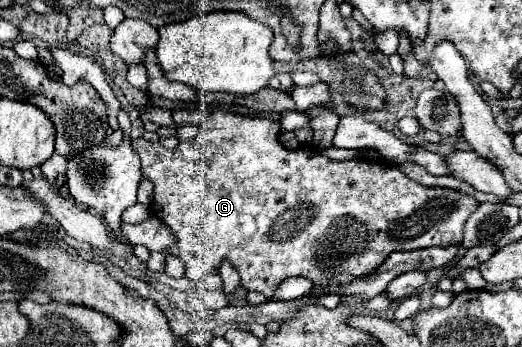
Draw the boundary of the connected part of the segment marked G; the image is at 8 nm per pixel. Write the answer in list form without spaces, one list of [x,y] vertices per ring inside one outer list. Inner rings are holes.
[[[215,109],[208,113],[203,122],[200,122],[201,130],[193,140],[181,142],[175,150],[163,148],[159,142],[147,142],[143,138],[133,140],[133,148],[137,150],[141,158],[141,172],[153,182],[155,186],[155,200],[151,204],[151,212],[163,220],[175,234],[175,244],[167,248],[167,254],[177,256],[185,264],[185,278],[189,280],[203,280],[203,276],[213,274],[215,270],[221,268],[223,260],[229,260],[231,266],[239,272],[241,284],[247,290],[257,290],[263,292],[267,299],[275,292],[277,284],[291,278],[291,276],[303,276],[313,282],[315,288],[325,288],[325,286],[347,286],[357,278],[373,274],[383,260],[397,250],[419,250],[419,248],[431,248],[431,246],[453,246],[461,244],[463,240],[463,224],[465,220],[479,208],[479,200],[471,194],[459,192],[459,190],[449,190],[449,188],[425,188],[413,180],[409,180],[405,174],[401,174],[395,166],[381,164],[375,160],[331,160],[313,146],[301,146],[295,150],[283,148],[279,142],[280,125],[269,118],[247,118],[241,114],[225,112],[222,109]]]

